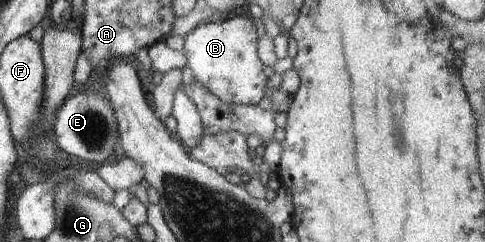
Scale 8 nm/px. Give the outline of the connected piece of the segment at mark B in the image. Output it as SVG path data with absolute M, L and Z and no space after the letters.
M235 17L222 23L199 24L185 37L184 48L187 67L193 71L194 79L204 85L215 97L229 104L257 106L264 94L268 78L263 72L263 62L258 56L258 36L256 25L247 17Z

